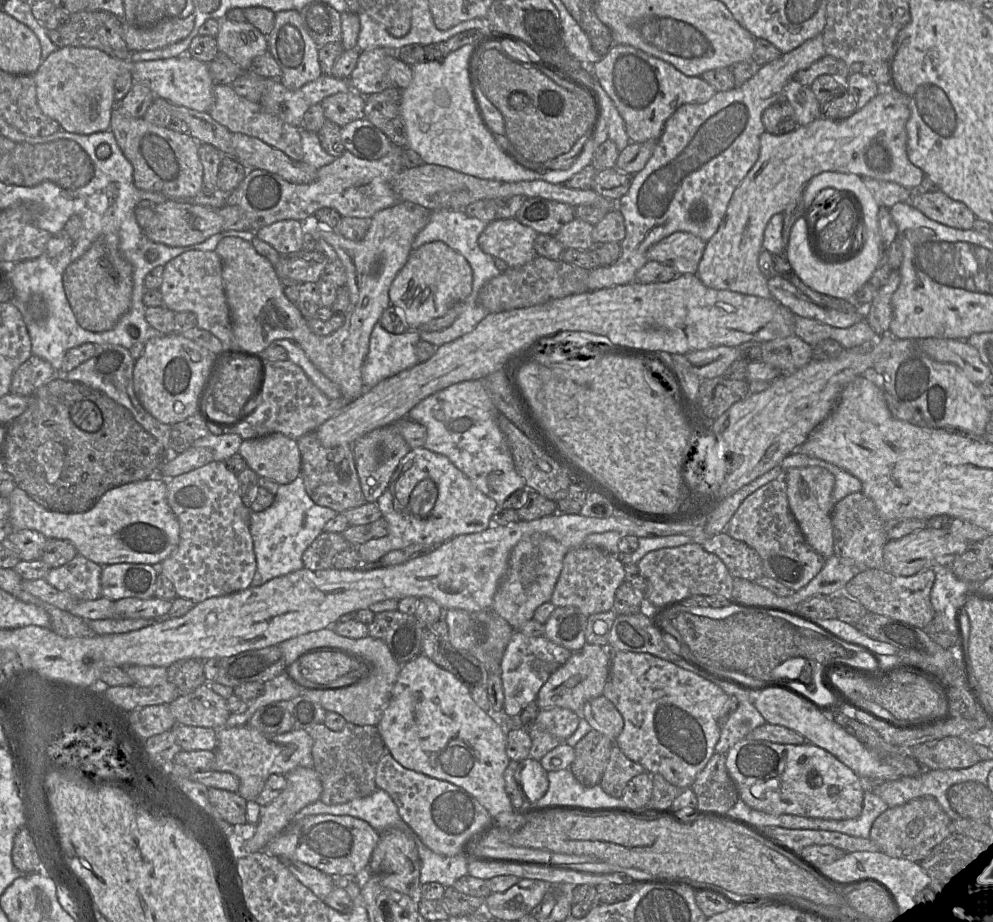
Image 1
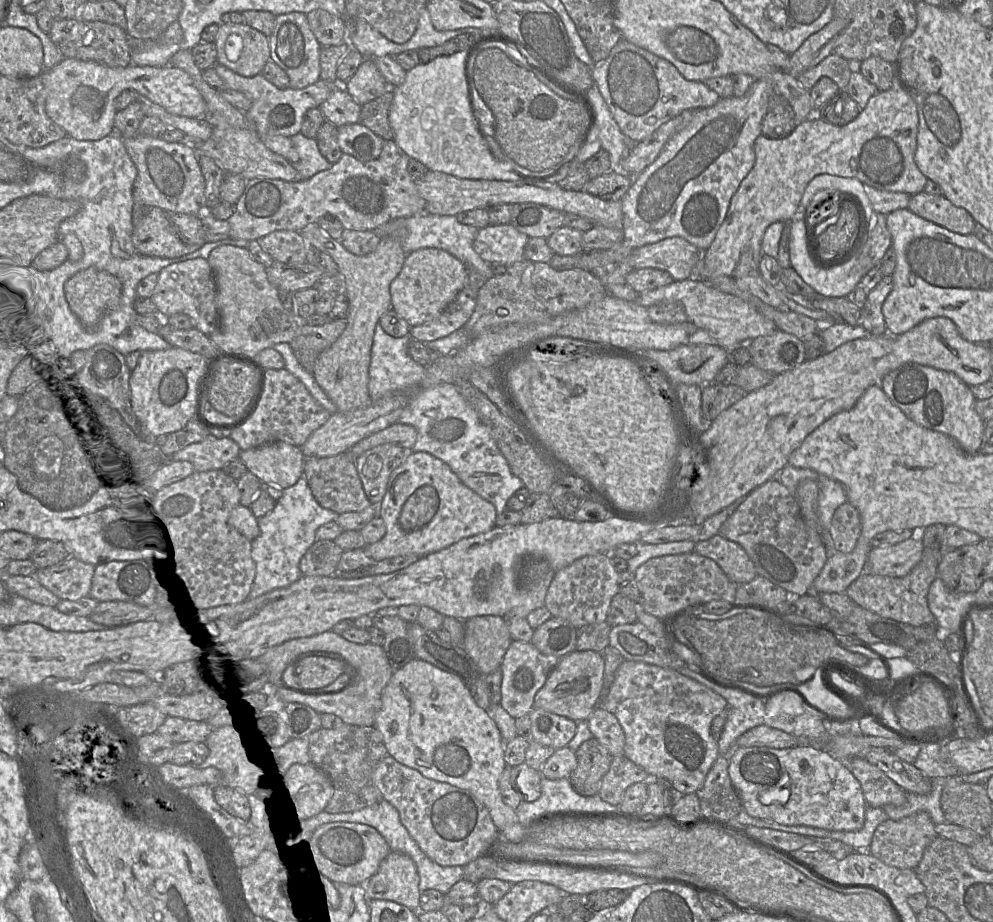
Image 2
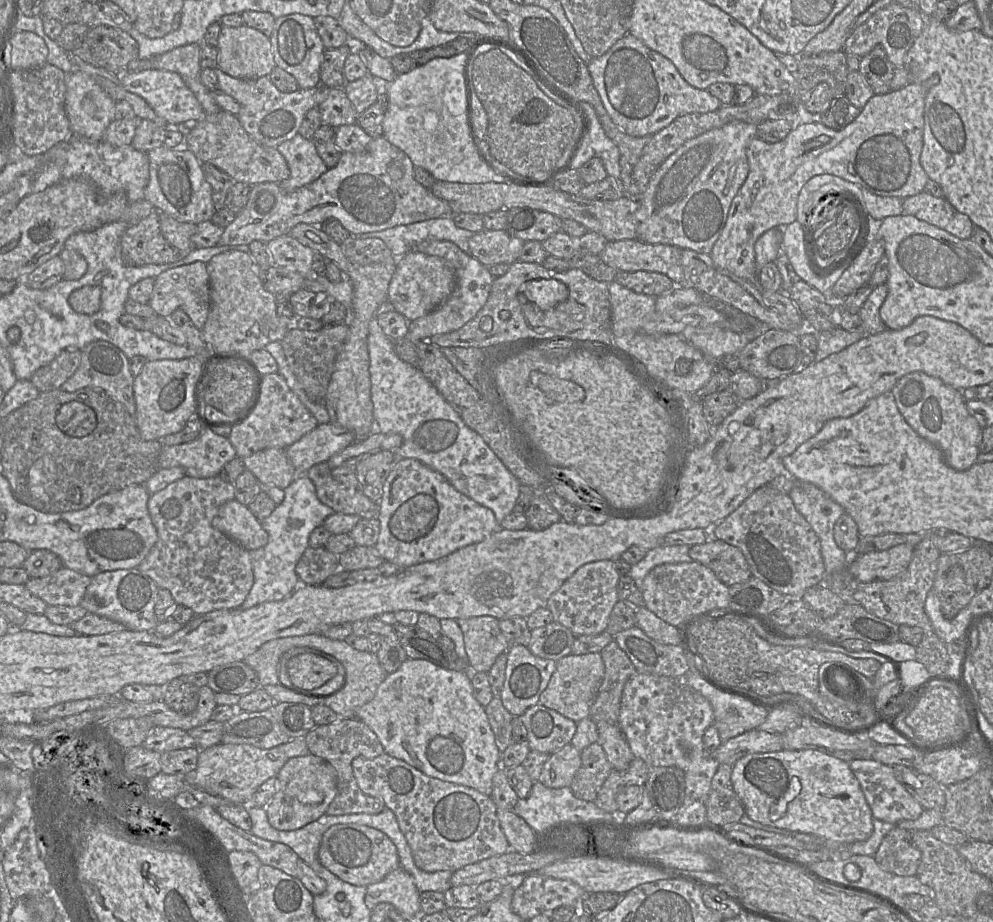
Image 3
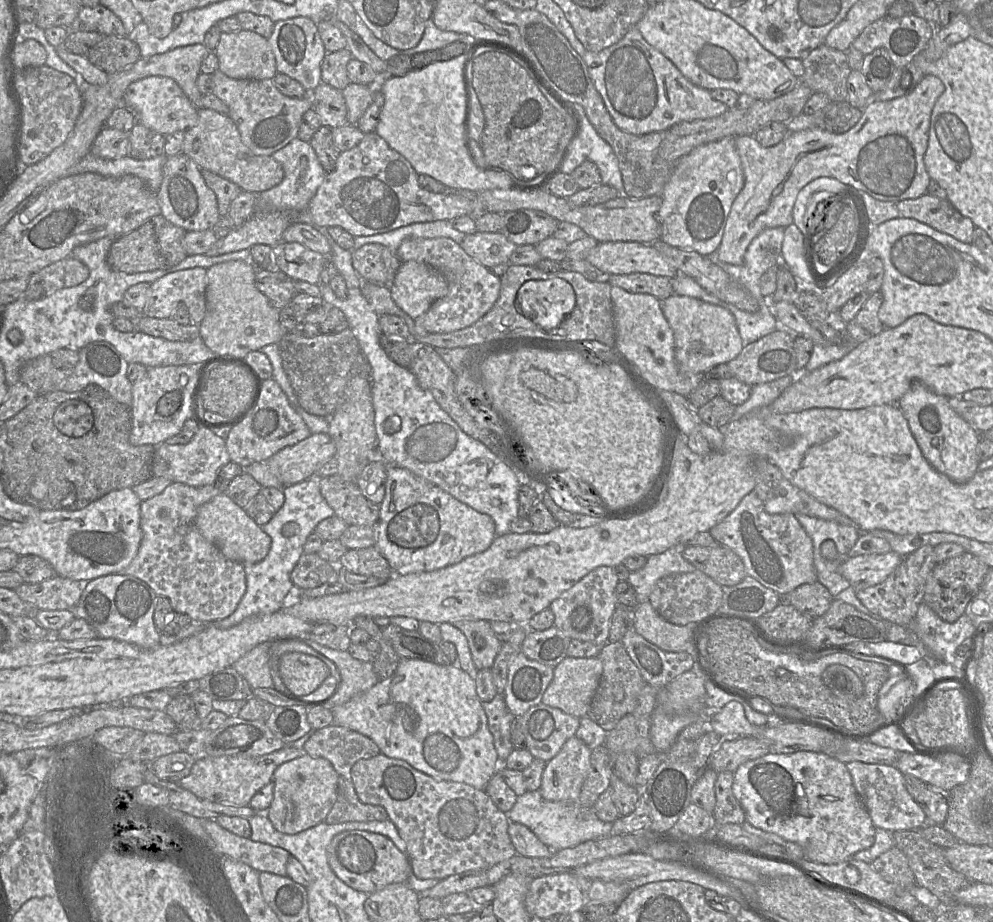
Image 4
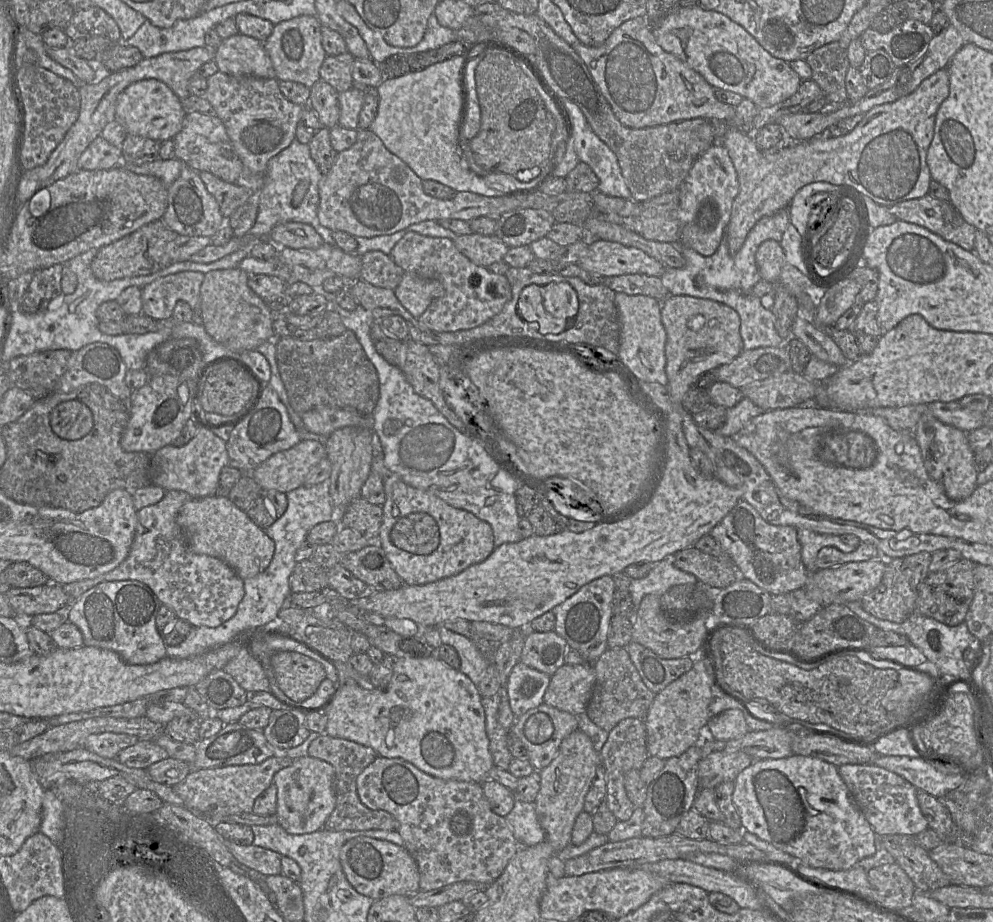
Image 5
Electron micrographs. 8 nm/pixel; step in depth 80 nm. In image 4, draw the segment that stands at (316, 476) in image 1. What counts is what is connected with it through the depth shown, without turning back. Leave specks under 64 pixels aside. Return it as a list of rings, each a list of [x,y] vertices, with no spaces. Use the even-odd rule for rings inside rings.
[[[338,474],[320,478],[320,491],[337,517],[348,526],[375,526],[380,506],[368,500],[356,481],[346,481]]]

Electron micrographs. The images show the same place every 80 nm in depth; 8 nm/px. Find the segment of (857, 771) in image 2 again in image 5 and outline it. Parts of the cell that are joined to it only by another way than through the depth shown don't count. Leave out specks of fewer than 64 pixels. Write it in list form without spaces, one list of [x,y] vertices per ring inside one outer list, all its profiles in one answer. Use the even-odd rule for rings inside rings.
[[[845,764],[838,768],[854,801],[877,835],[916,835],[928,828],[928,821],[918,804],[916,788],[902,776],[874,764]]]

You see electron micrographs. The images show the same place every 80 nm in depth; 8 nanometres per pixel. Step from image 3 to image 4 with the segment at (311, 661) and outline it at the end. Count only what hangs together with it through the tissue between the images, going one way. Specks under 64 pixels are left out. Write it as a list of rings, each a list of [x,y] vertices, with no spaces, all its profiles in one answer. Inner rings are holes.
[[[301,652],[284,653],[280,659],[279,673],[284,685],[296,697],[314,692],[331,675],[323,661]]]

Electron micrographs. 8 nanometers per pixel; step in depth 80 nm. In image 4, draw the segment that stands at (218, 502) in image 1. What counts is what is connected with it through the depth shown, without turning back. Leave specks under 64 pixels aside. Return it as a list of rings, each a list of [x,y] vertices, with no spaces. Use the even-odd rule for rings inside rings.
[[[172,482],[163,492],[141,502],[140,528],[142,539],[139,550],[131,563],[118,574],[134,576],[150,586],[158,595],[167,597],[174,612],[188,615],[193,622],[213,624],[230,616],[237,608],[246,591],[244,564],[224,557],[219,549],[208,542],[198,531],[198,508],[222,493],[215,485],[193,487]]]

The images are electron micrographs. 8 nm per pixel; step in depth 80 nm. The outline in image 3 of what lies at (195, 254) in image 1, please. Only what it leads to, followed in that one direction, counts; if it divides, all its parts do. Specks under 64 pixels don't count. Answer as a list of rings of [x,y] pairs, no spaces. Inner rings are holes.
[[[197,261],[162,272],[154,280],[148,304],[156,315],[166,318],[169,318],[176,309],[182,309],[189,316],[191,324],[201,329],[206,321],[210,304],[207,264]]]

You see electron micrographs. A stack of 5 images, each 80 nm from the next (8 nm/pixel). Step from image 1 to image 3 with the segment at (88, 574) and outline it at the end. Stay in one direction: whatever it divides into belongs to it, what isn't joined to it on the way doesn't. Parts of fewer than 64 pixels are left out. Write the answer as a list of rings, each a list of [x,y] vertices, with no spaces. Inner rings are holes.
[[[62,567],[46,577],[30,578],[24,585],[47,606],[77,606],[80,605],[91,578]]]

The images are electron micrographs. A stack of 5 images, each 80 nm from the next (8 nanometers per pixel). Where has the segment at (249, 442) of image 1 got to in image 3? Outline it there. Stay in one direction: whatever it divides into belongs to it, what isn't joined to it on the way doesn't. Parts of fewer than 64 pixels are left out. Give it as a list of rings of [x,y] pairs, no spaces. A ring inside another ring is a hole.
[[[267,448],[242,458],[242,462],[245,469],[250,471],[262,485],[285,489],[297,476],[285,450]]]

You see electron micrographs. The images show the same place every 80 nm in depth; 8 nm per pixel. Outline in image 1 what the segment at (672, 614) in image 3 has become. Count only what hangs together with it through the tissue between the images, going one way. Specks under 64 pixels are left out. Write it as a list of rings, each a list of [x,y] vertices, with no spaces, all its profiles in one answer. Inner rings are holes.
[[[698,543],[650,551],[637,565],[651,586],[648,605],[645,604],[651,611],[661,613],[674,605],[689,602],[694,595],[721,595],[732,599],[734,577],[718,556],[705,551]]]

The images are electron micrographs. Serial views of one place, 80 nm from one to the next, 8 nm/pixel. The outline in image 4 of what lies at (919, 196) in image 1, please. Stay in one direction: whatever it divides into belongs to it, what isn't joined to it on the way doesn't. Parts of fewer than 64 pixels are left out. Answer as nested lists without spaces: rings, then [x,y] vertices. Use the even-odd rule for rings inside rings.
[[[926,193],[916,199],[899,201],[896,205],[900,217],[916,219],[963,243],[973,243],[975,225],[970,218],[957,211],[947,199]]]

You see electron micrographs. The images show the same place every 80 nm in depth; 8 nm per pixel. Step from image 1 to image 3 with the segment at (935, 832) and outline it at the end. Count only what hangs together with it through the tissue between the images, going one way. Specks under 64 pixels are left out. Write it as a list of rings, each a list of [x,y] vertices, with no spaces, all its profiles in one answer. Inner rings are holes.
[[[895,826],[885,835],[873,857],[884,871],[898,876],[914,876],[921,851],[914,845],[911,831]]]

